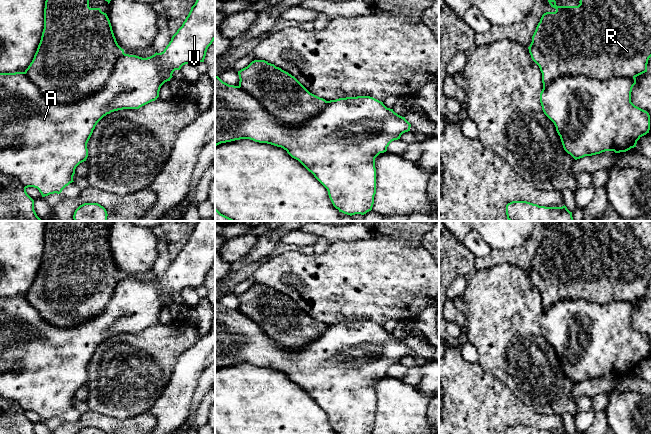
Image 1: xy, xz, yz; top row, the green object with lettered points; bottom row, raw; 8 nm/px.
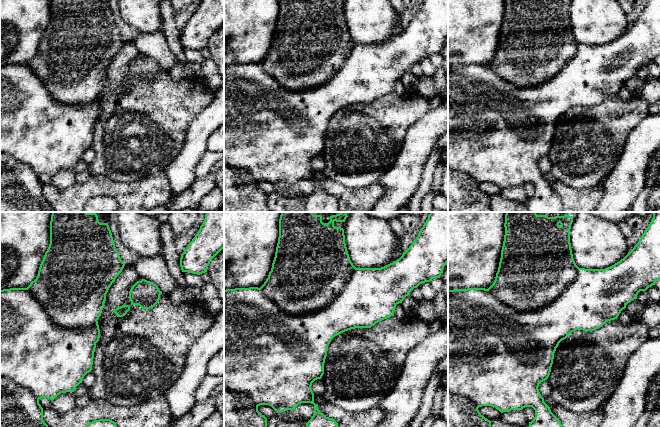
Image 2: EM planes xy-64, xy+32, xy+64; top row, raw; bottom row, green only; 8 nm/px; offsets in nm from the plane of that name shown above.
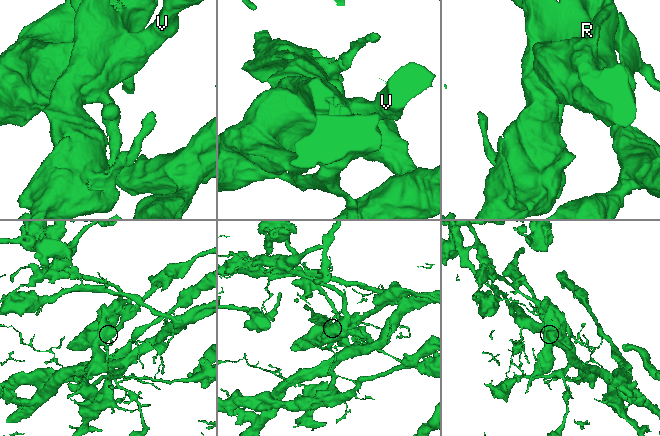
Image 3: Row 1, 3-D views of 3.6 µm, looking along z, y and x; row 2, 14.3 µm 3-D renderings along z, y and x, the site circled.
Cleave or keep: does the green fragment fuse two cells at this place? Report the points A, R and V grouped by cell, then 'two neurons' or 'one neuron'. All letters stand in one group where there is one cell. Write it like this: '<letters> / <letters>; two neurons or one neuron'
A V / R; two neurons

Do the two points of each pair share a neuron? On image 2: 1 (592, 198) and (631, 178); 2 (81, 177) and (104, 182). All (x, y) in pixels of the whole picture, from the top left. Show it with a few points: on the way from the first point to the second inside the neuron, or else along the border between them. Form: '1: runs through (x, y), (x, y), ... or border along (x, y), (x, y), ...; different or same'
1: border along (601, 185), (602, 196), (598, 201); different
2: border along (91, 174), (85, 181), (76, 183); different

